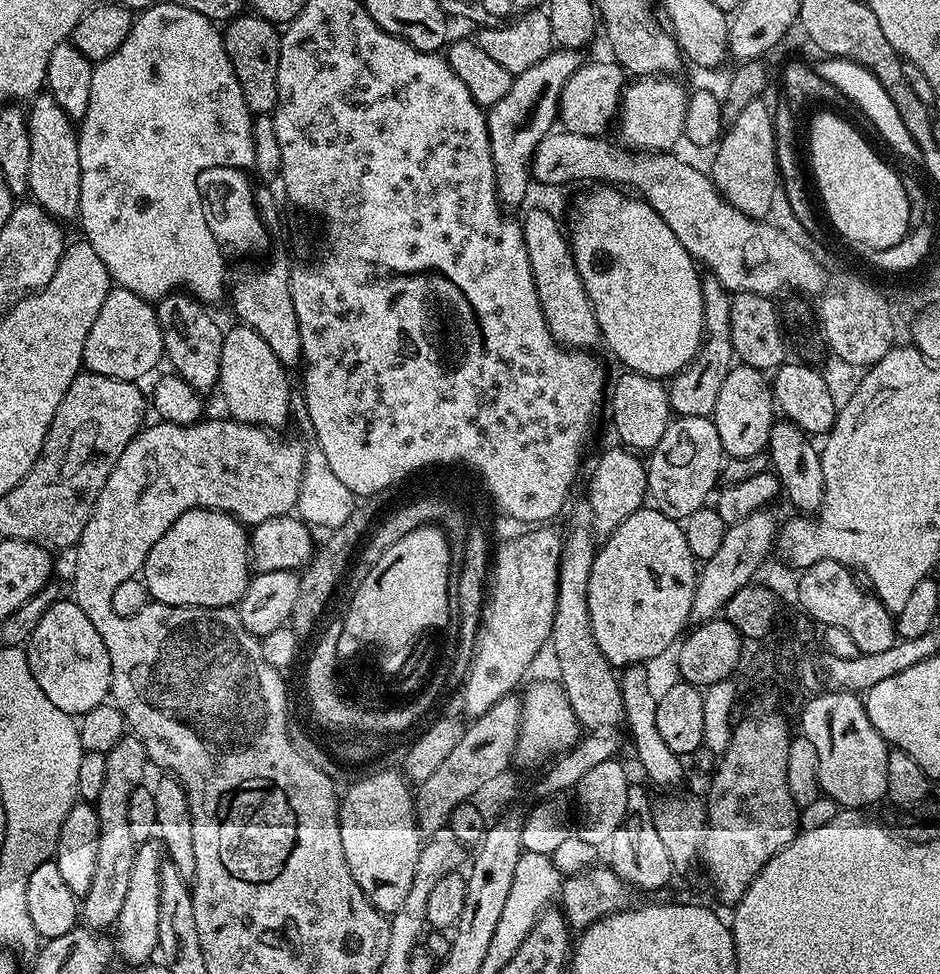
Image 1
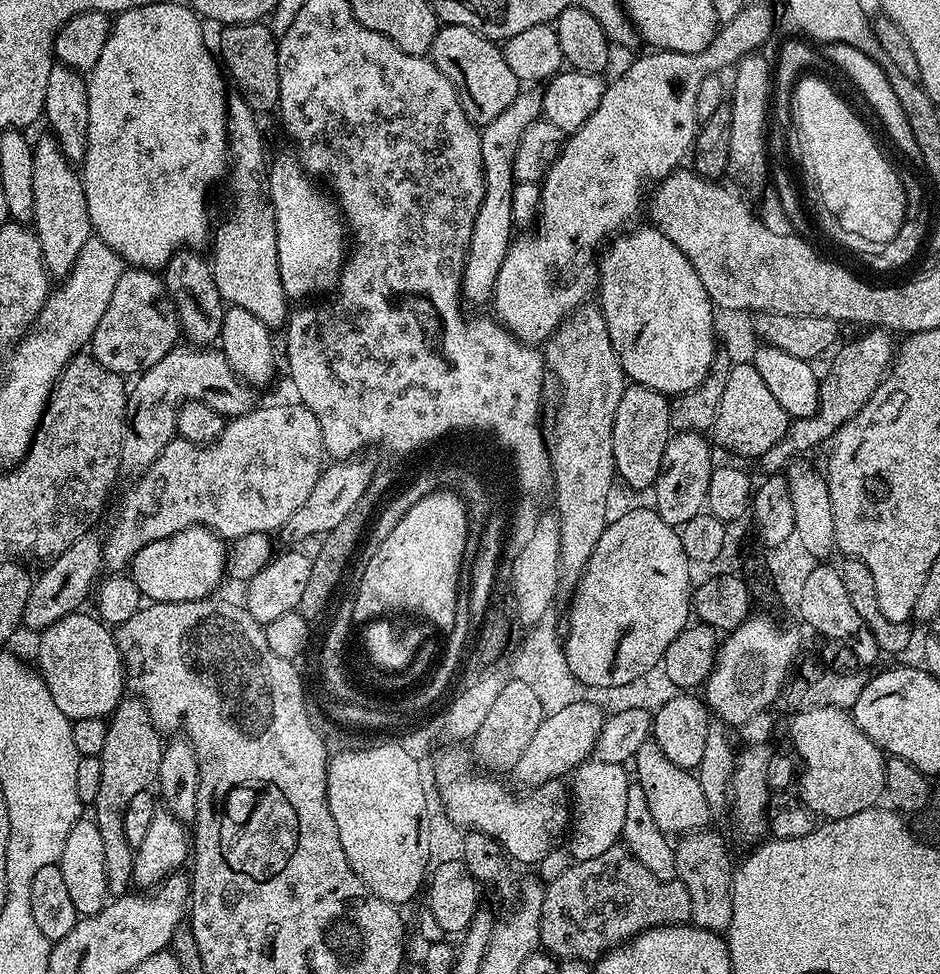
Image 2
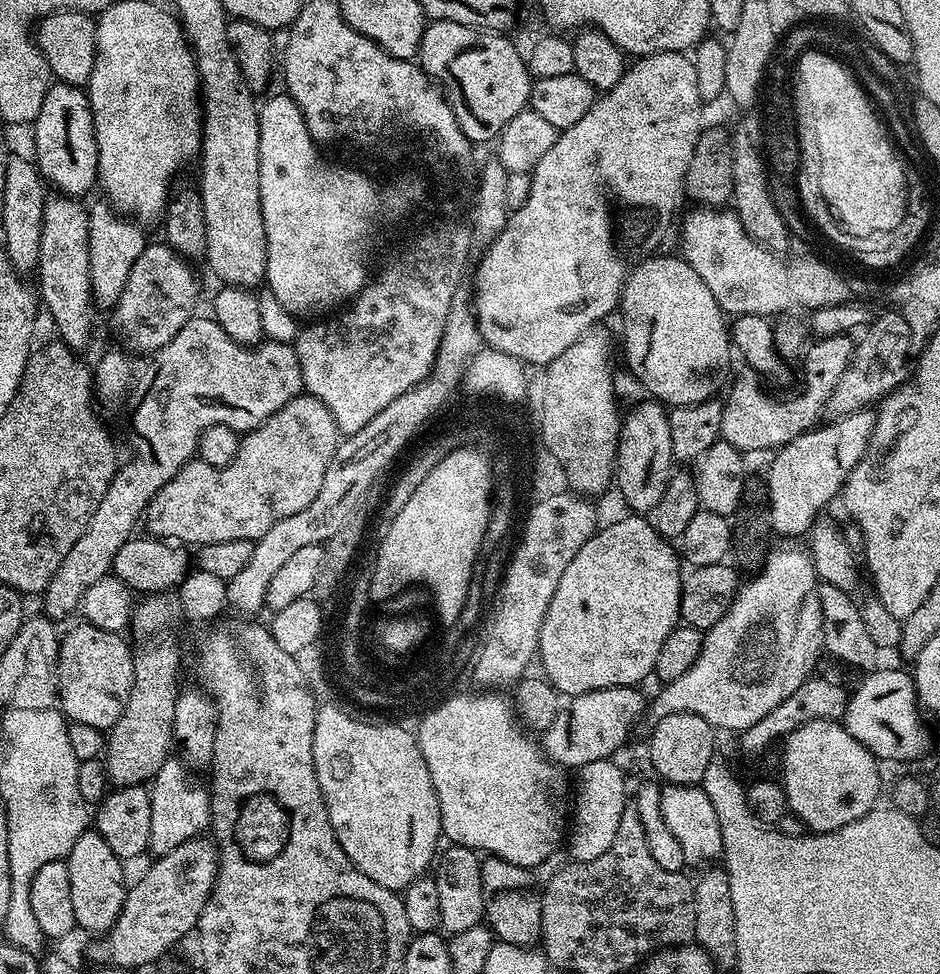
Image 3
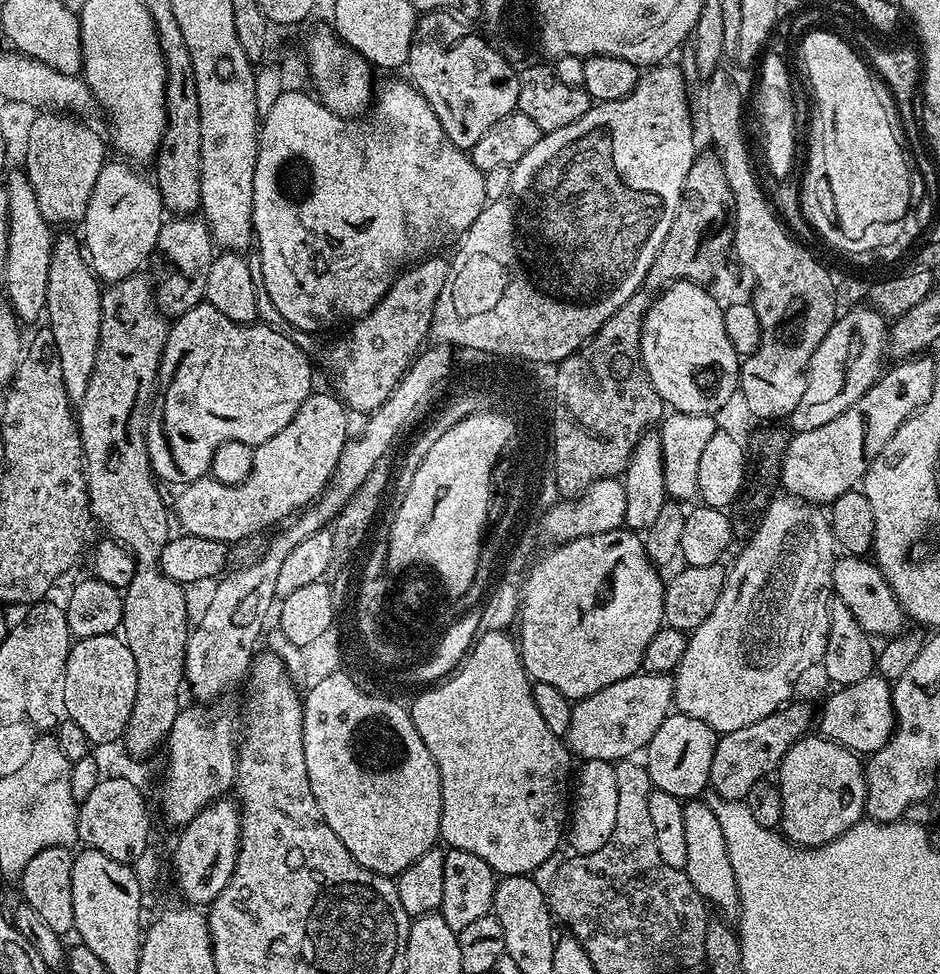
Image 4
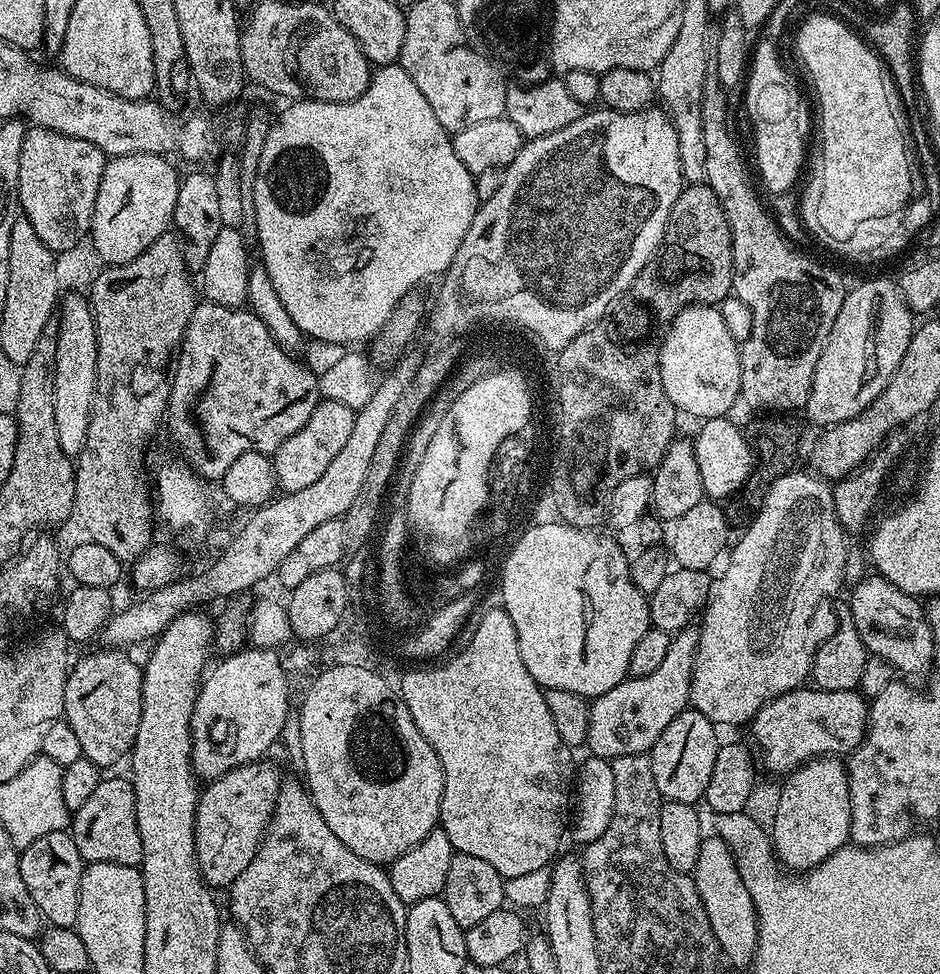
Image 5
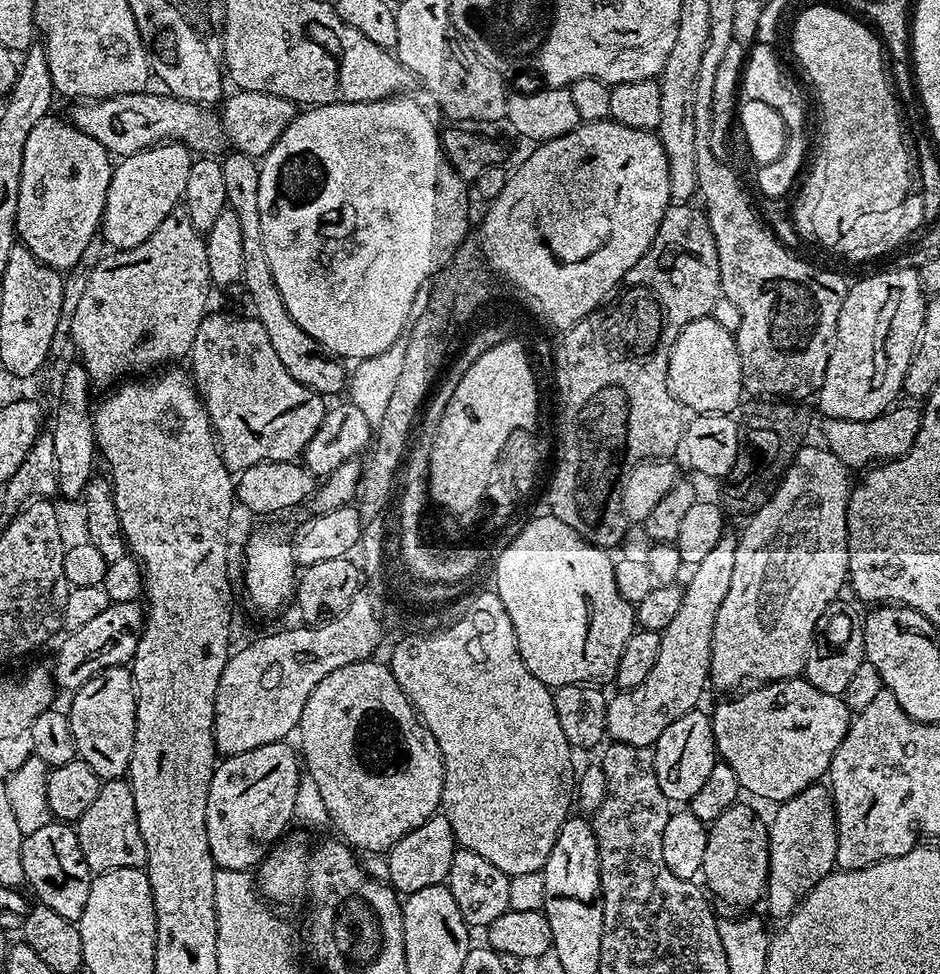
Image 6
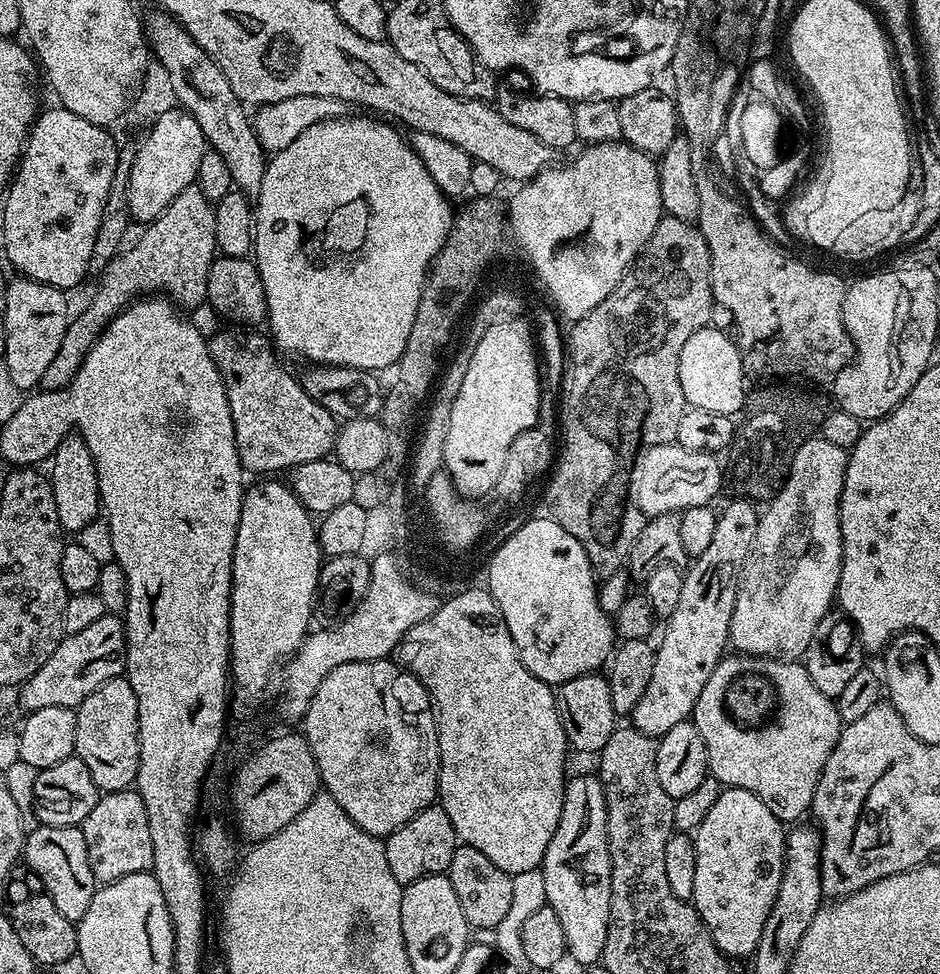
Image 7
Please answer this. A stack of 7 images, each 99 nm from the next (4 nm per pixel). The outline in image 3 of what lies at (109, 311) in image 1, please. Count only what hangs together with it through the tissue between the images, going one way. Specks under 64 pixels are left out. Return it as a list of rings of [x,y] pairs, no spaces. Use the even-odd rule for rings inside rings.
[[[167,242],[159,243],[145,243],[142,254],[134,258],[134,266],[130,266],[130,278],[126,278],[126,290],[122,290],[122,298],[118,298],[111,313],[116,332],[120,335],[119,343],[133,353],[156,353],[166,346],[166,342],[170,342],[170,338],[174,338],[174,334],[178,334],[178,330],[182,330],[182,326],[186,326],[188,320],[193,319],[197,311],[200,284],[196,281],[195,270]]]

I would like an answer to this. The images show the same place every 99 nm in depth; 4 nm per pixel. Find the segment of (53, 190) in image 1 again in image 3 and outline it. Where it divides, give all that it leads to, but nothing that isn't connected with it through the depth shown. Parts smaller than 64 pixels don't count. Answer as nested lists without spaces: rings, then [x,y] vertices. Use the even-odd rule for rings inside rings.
[[[52,194],[44,201],[42,214],[42,247],[38,249],[38,266],[35,275],[40,276],[38,296],[48,307],[52,320],[56,323],[55,335],[63,340],[67,348],[81,350],[92,340],[92,312],[94,301],[92,287],[90,286],[90,221],[88,221],[88,208],[79,199],[63,194]]]

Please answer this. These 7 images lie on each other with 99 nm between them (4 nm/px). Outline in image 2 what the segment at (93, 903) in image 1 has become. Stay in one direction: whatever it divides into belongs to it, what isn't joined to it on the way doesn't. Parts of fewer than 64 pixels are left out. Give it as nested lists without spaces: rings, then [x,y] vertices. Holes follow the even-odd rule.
[[[139,698],[121,700],[108,720],[106,746],[102,746],[100,755],[102,783],[98,786],[98,798],[94,805],[94,819],[102,834],[102,846],[106,853],[106,882],[113,897],[125,895],[133,887],[132,871],[136,853],[130,842],[126,842],[126,834],[122,830],[126,806],[130,806],[130,798],[149,791],[157,783],[164,745],[162,733],[154,726],[144,701]]]

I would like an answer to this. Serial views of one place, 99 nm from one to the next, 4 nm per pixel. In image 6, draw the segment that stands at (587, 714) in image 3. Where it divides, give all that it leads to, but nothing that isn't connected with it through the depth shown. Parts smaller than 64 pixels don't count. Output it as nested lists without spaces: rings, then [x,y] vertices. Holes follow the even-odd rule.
[[[724,535],[718,546],[714,546],[714,550],[710,550],[710,554],[706,554],[706,558],[702,558],[702,562],[691,569],[692,577],[688,584],[683,585],[682,606],[678,606],[674,622],[670,622],[670,626],[666,626],[660,633],[658,662],[654,662],[654,670],[650,670],[642,686],[617,691],[617,696],[608,700],[606,736],[609,741],[652,748],[662,730],[670,726],[670,722],[678,722],[682,714],[693,711],[699,705],[696,703],[704,687],[707,689],[710,684],[708,667],[714,618],[718,618],[718,606],[722,606],[726,590],[730,590],[736,541],[735,535]]]

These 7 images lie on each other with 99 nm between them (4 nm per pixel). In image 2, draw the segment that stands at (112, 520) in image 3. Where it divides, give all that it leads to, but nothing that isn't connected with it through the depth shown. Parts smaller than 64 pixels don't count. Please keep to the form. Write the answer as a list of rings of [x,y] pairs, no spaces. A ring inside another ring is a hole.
[[[177,346],[172,348],[162,362],[135,377],[128,394],[126,422],[122,438],[120,471],[126,477],[139,477],[166,450],[171,440],[177,439],[176,423],[181,408],[189,400],[200,400],[218,410],[225,418],[251,412],[253,389],[234,374],[224,353],[212,346]],[[92,530],[84,532],[82,538],[78,538],[78,542],[70,546],[70,550],[66,550],[66,554],[51,561],[45,567],[48,569],[40,577],[37,575],[33,579],[24,607],[22,624],[25,629],[28,627],[33,634],[39,634],[71,612],[81,611],[85,607],[84,599],[93,595],[94,585],[101,579],[104,568],[104,541],[94,533]]]

